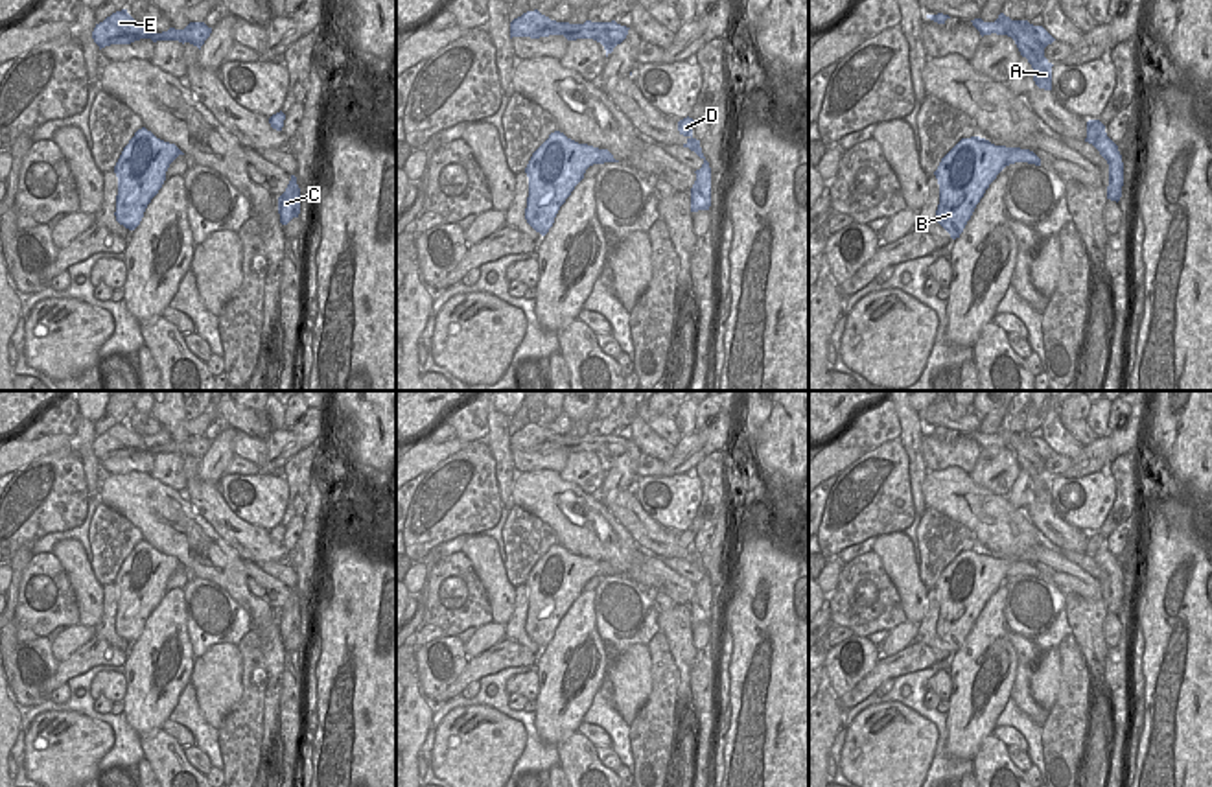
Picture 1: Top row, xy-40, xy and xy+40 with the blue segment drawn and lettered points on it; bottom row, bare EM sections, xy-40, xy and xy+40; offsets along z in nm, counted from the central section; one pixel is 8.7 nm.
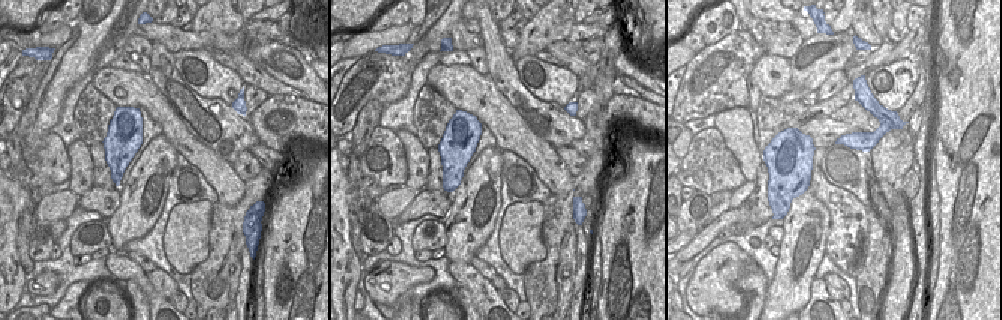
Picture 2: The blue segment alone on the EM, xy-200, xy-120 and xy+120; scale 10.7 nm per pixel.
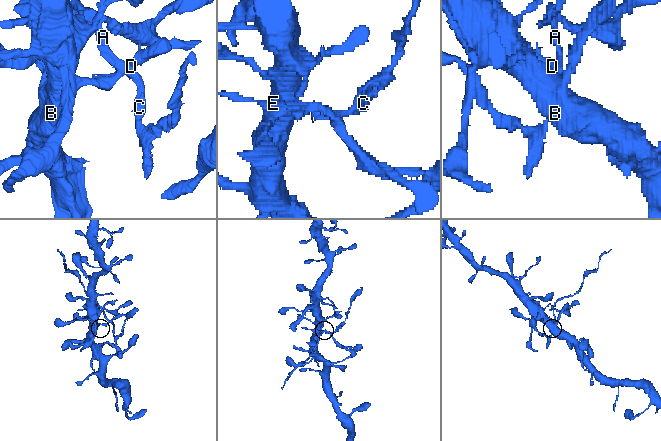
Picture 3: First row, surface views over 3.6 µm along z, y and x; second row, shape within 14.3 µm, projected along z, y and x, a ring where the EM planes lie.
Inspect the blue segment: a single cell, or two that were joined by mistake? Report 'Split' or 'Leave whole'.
Split

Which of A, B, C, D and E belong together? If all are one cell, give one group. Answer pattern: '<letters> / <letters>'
A C D E / B

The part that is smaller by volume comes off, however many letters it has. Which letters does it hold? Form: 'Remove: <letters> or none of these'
Remove: A, C, D, E

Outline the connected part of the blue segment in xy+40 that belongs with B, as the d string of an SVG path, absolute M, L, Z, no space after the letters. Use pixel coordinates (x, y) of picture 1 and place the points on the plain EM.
M961 551L934 584L939 597L938 636L960 651L989 597L1008 579L1013 562L985 551Z

